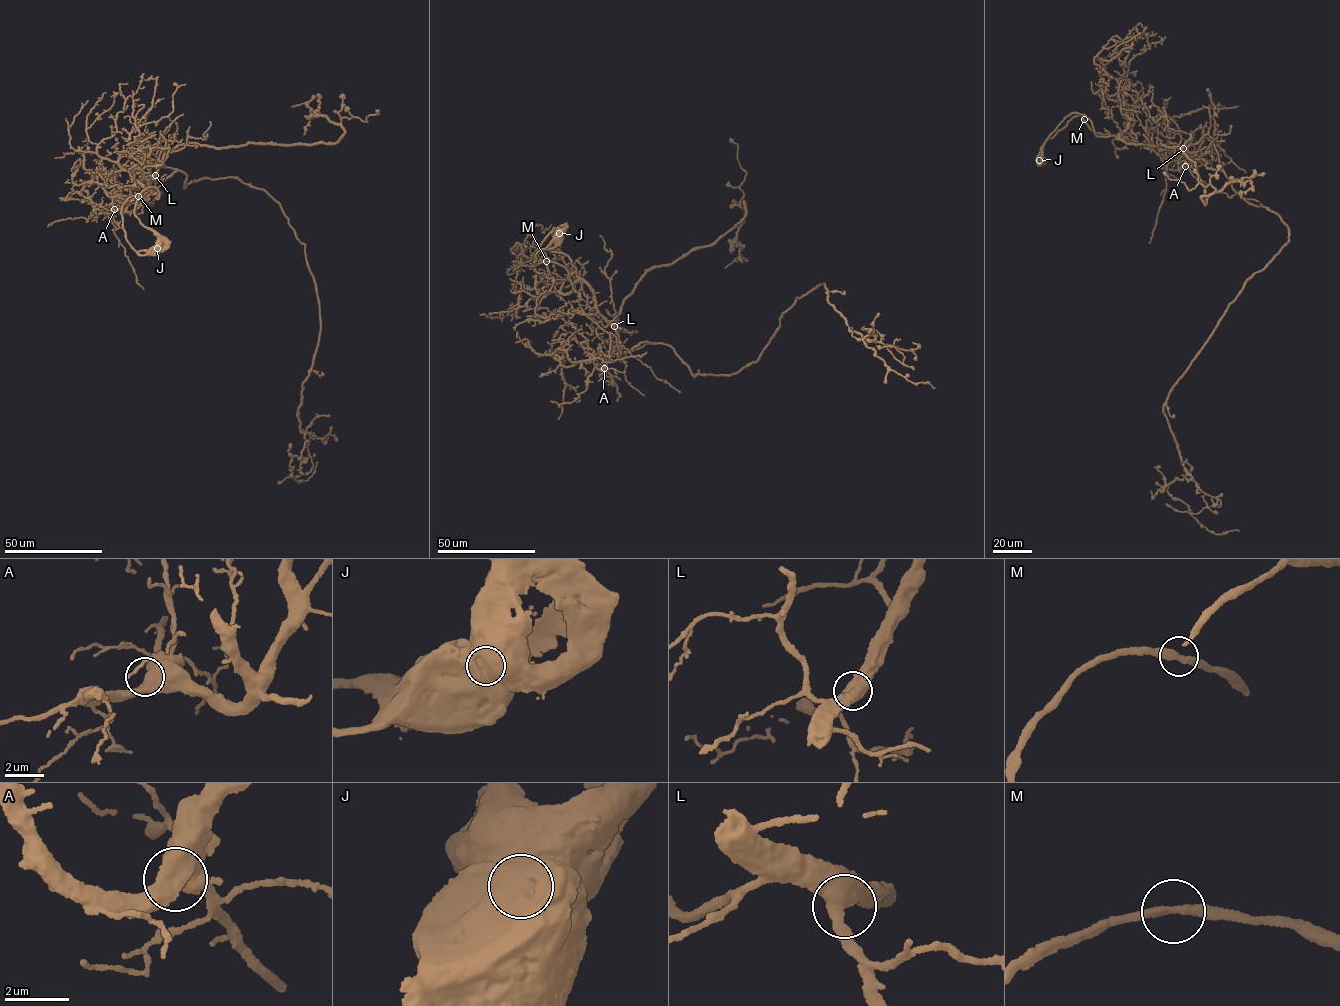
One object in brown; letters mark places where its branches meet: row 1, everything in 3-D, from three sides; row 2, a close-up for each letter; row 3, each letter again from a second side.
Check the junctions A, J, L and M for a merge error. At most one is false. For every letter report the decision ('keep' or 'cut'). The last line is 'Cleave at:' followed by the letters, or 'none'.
A: keep
J: cut
L: keep
M: keep
Cleave at: J

